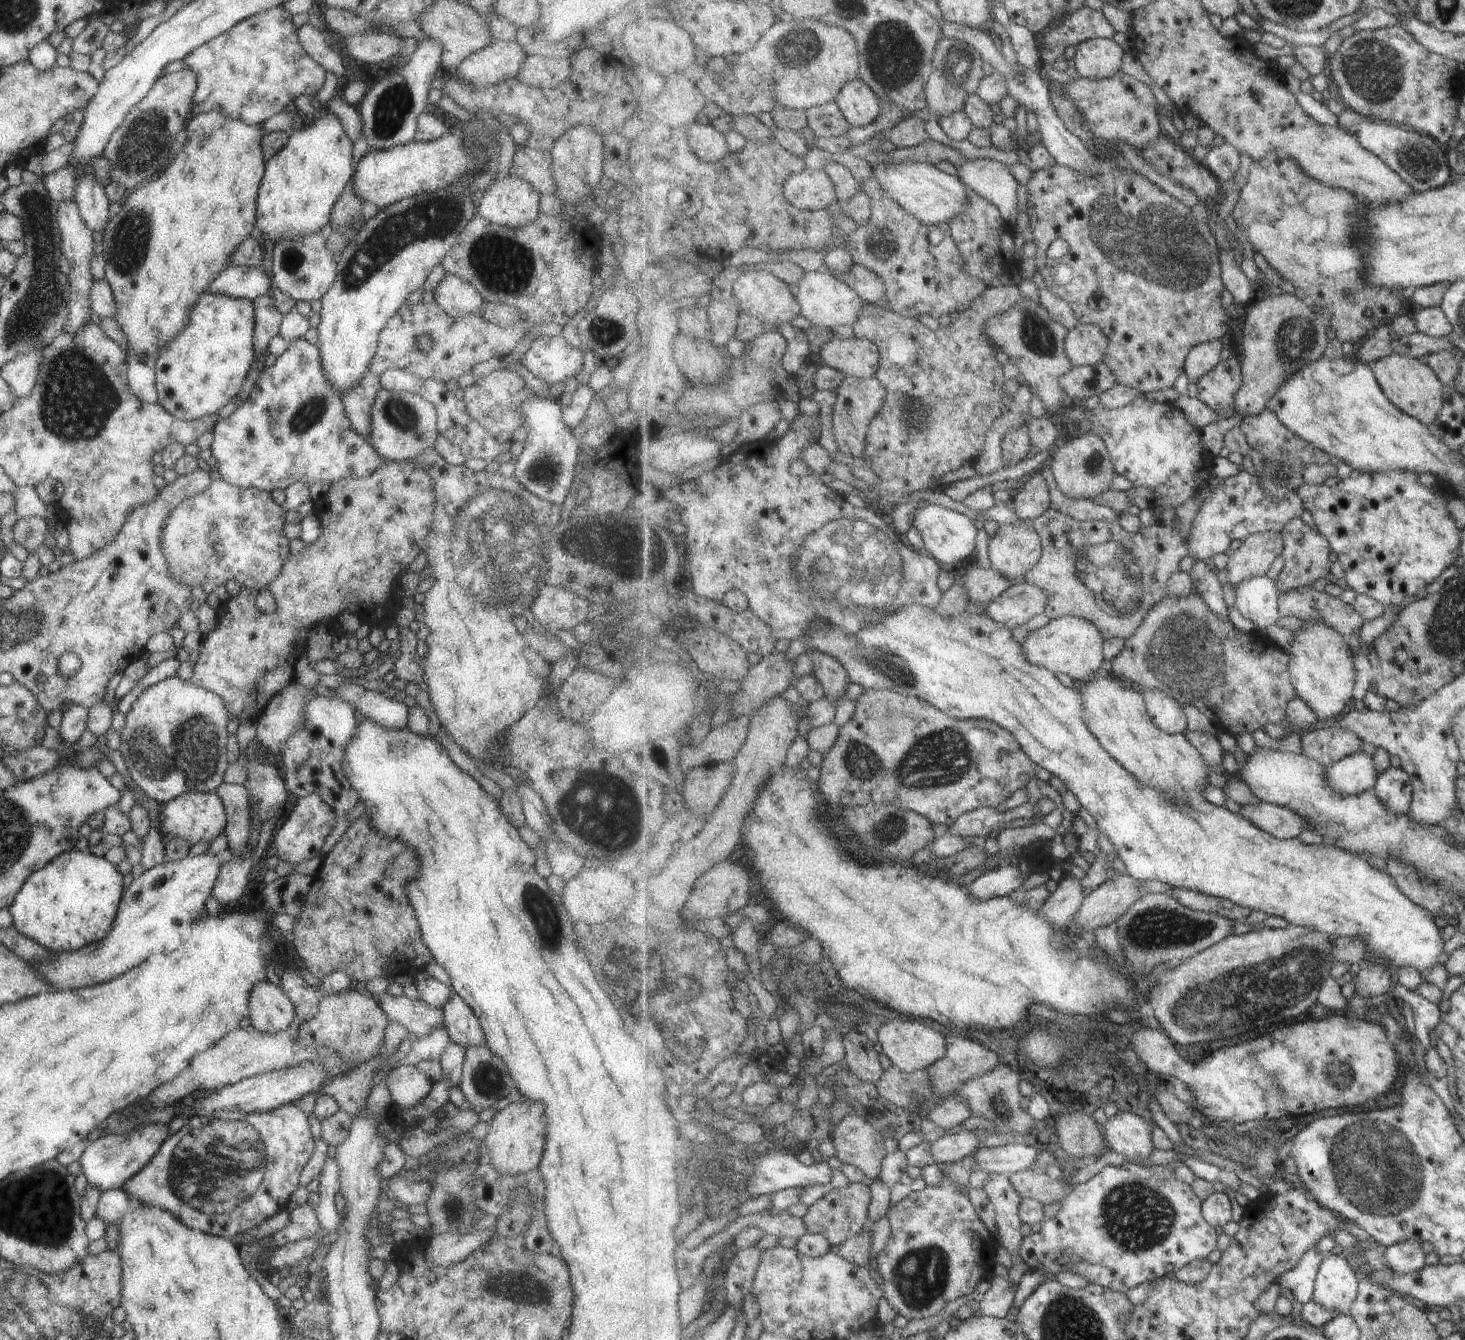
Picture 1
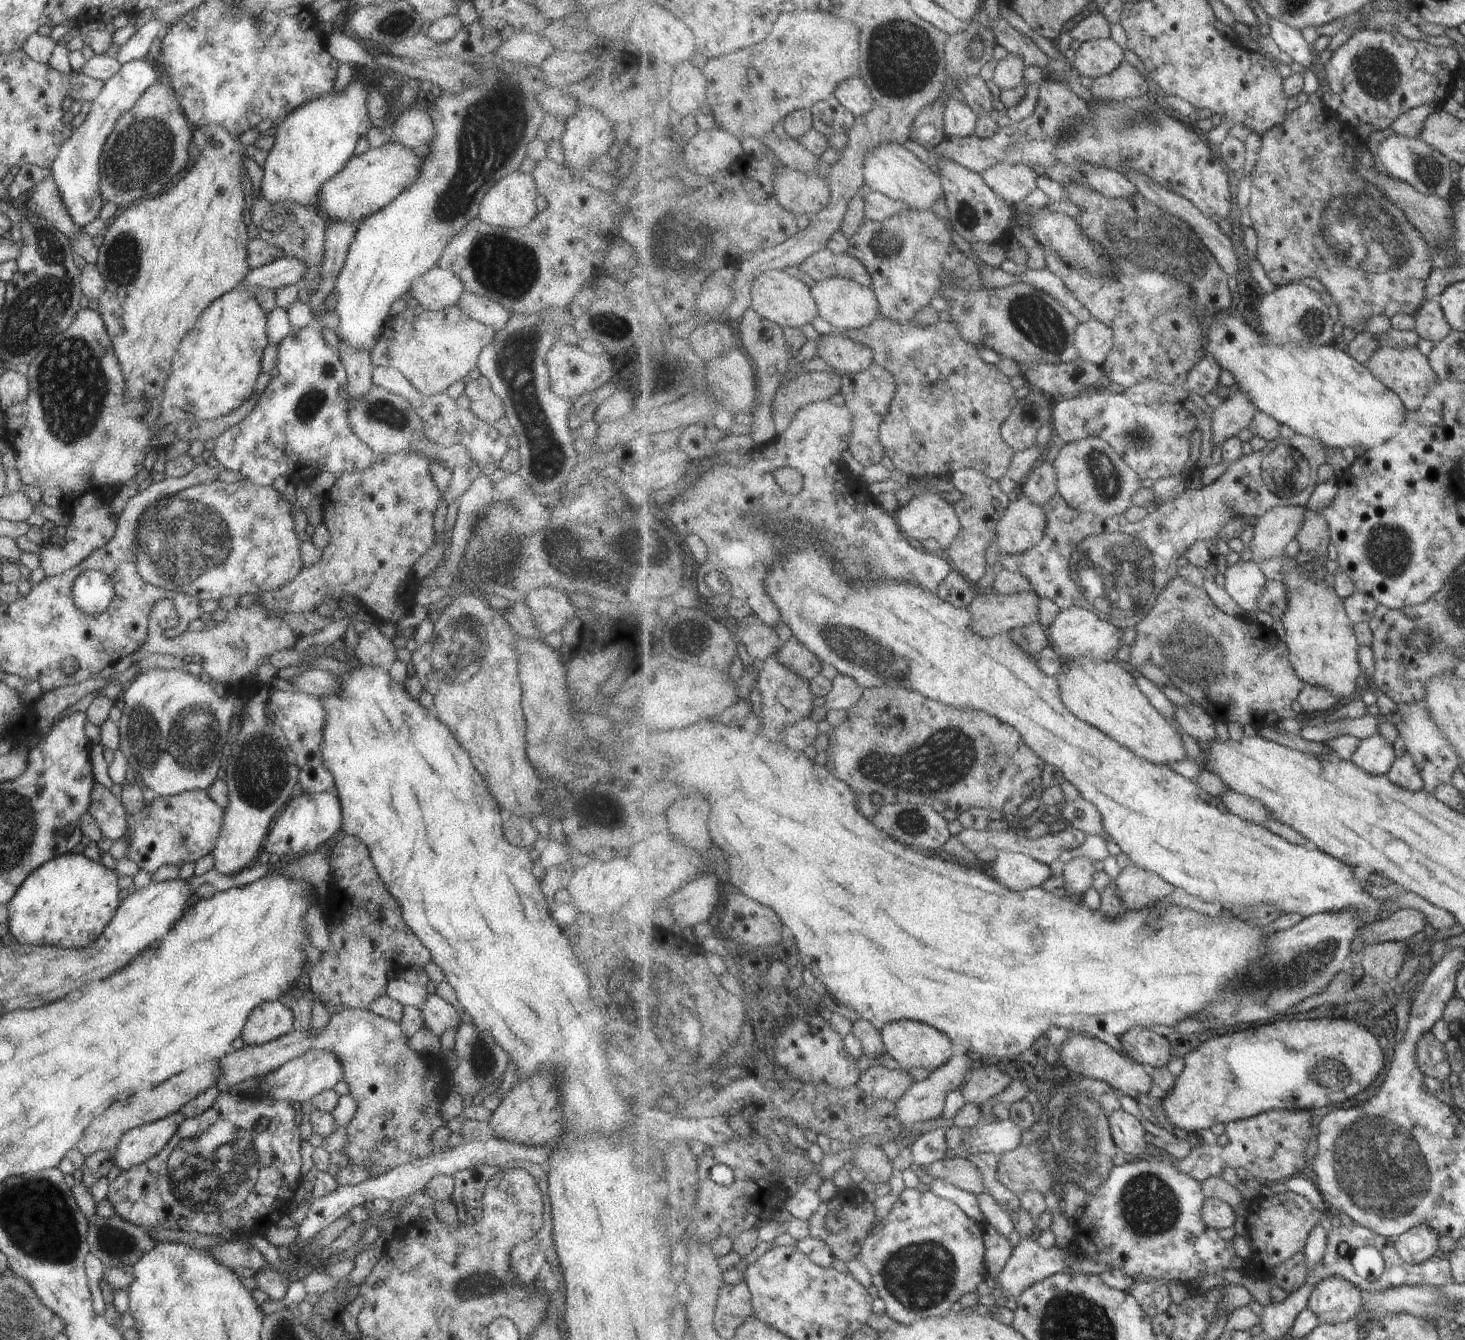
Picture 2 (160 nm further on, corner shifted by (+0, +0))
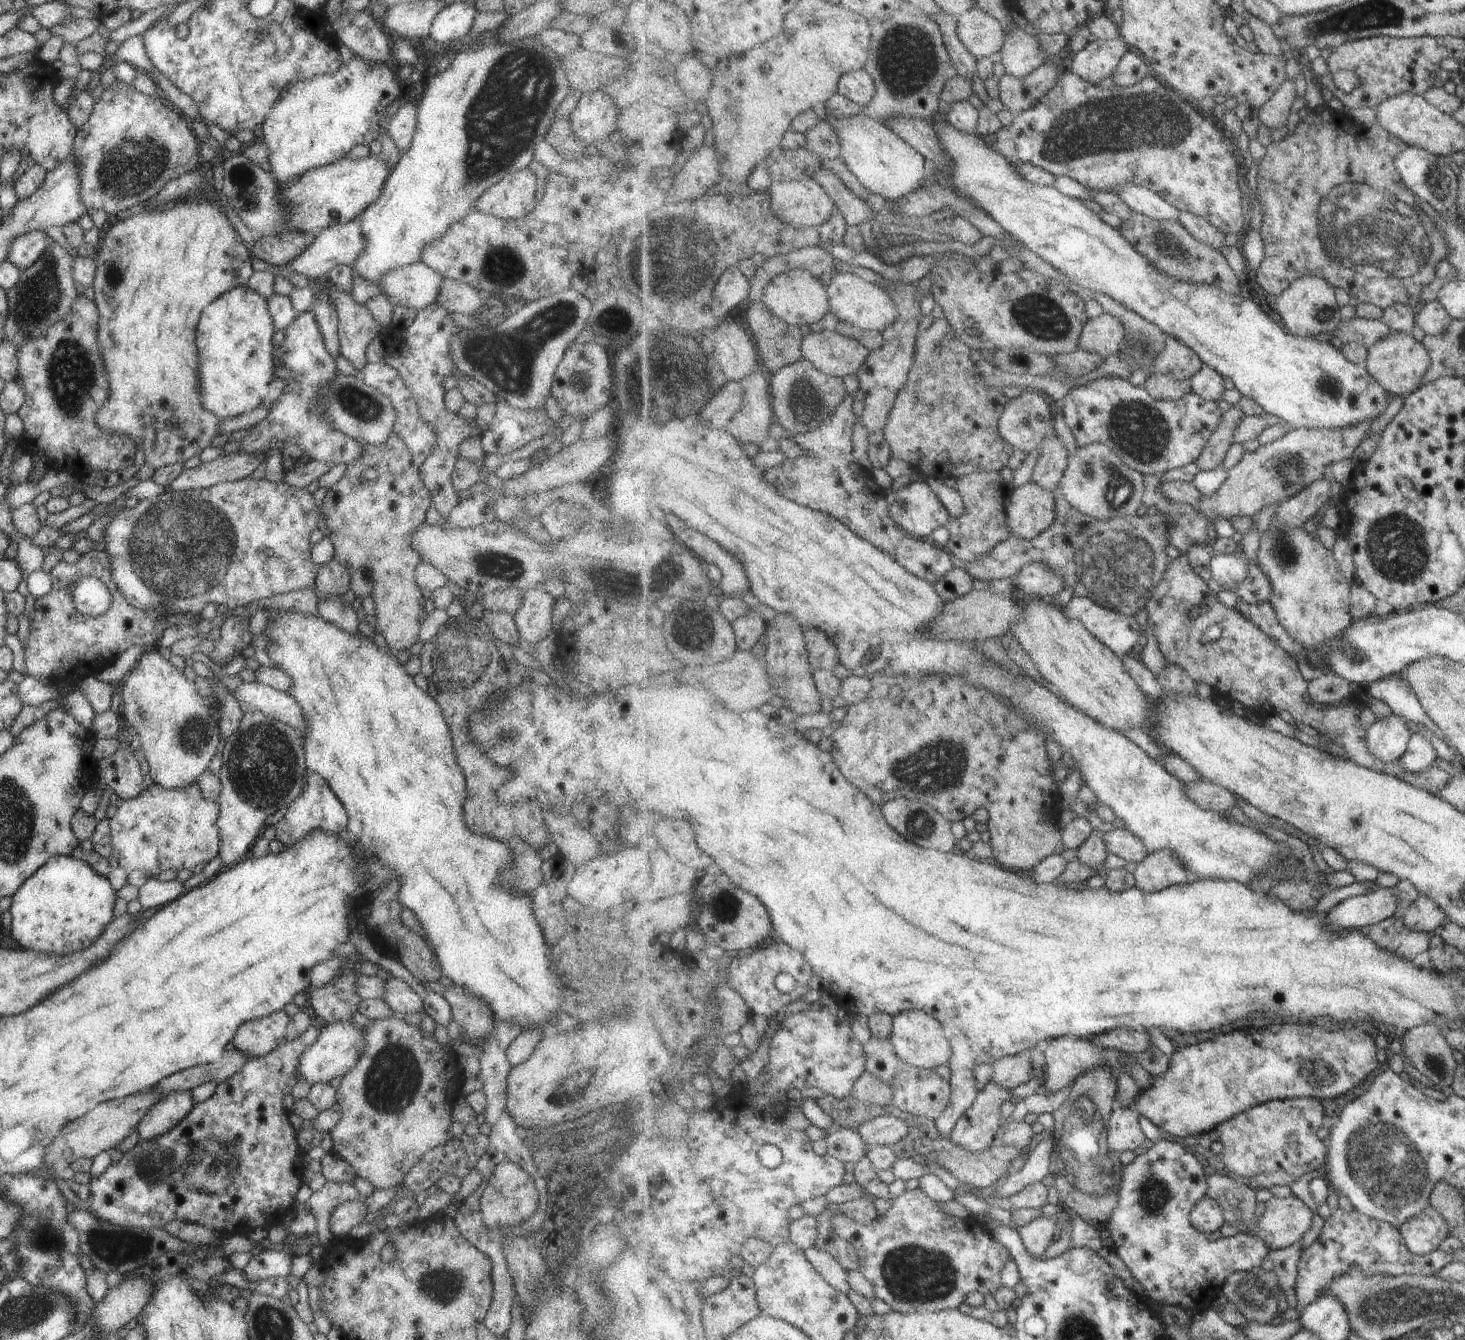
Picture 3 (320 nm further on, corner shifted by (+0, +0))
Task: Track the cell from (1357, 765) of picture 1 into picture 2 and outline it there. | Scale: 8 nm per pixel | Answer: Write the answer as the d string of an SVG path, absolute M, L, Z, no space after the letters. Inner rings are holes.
M1381 733L1365 739L1358 752L1352 756L1352 762L1364 768L1366 772L1370 772L1370 776L1388 775L1396 760L1394 744Z

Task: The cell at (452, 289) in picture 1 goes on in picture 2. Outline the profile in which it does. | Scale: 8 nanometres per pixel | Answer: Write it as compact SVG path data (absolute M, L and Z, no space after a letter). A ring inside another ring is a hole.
M436 265L417 276L408 291L423 308L438 311L457 305L465 288L463 282L452 271Z

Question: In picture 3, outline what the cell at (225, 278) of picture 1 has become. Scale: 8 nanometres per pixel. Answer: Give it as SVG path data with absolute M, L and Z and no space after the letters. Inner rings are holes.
M353 219L345 224L334 224L317 232L312 244L302 254L298 254L294 260L282 266L285 270L284 276L288 276L288 271L293 271L306 276L308 280L318 280L328 275L338 265L351 266L362 250L364 250L364 234L362 234L361 219Z

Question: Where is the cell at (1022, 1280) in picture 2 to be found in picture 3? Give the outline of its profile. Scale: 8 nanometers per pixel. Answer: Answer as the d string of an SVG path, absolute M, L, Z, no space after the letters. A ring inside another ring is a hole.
M1044 1216L1029 1226L1019 1228L1026 1252L1032 1261L1041 1261L1042 1256L1044 1261L1048 1248L1061 1235L1061 1220L1061 1217Z

